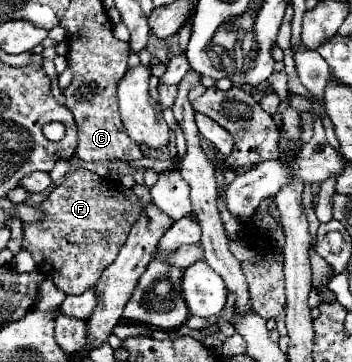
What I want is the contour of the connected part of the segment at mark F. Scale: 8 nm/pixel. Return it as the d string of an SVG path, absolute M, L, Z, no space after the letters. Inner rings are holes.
M84 168L70 172L66 182L56 186L38 208L44 216L34 224L24 224L22 248L32 254L38 272L52 278L54 286L66 294L82 294L96 284L142 214L142 204L130 188Z

